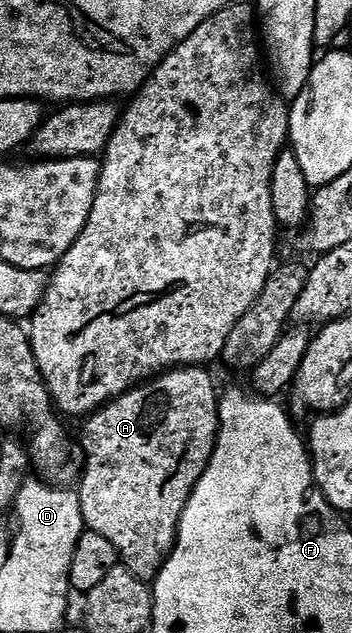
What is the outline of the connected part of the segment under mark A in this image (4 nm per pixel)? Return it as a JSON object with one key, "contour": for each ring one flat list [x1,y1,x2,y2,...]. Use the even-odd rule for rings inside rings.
{"contour":[[201,366,175,368,163,372,160,376,131,389,129,392,123,393,117,399,110,400,104,408,97,409,84,421,86,424,85,429,81,432,81,452,85,455,85,469,82,472,80,469,79,472,79,484,81,480,79,495,81,497,81,509,83,510,86,529,95,534,103,534,103,538,107,538,107,542,111,542,111,546,115,546,120,563,124,568,131,570,131,574,135,574,135,578,146,582,152,582,157,579,157,575,161,573,162,566,168,562,169,556,173,552,173,547,177,545,177,527,181,525,181,515,191,498,191,494,195,490,195,486,199,482,199,478,207,470,209,459,213,456,213,448,217,444,219,388,217,392,212,378,205,372,208,371]]}

